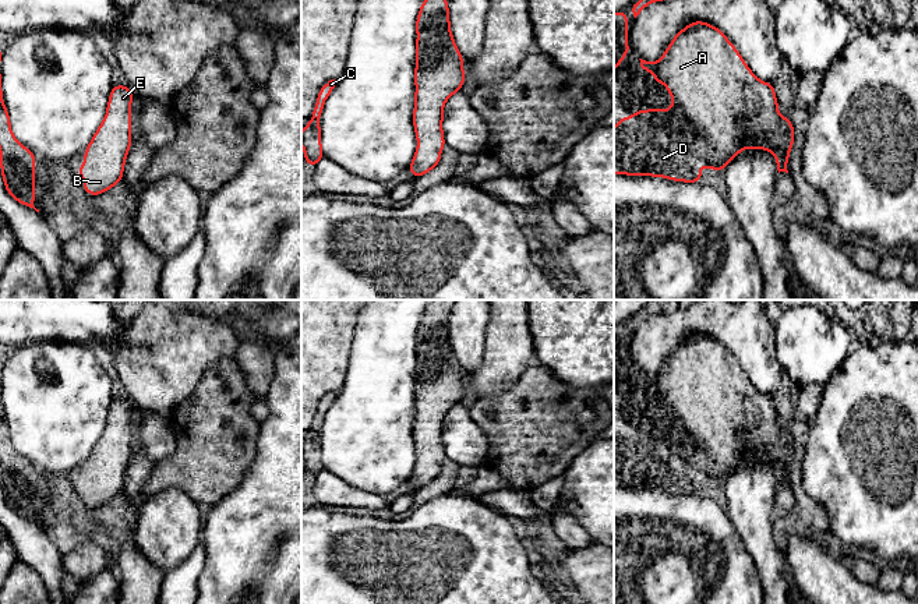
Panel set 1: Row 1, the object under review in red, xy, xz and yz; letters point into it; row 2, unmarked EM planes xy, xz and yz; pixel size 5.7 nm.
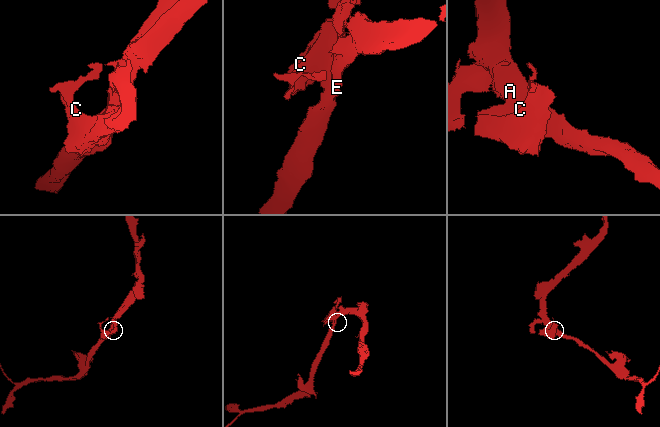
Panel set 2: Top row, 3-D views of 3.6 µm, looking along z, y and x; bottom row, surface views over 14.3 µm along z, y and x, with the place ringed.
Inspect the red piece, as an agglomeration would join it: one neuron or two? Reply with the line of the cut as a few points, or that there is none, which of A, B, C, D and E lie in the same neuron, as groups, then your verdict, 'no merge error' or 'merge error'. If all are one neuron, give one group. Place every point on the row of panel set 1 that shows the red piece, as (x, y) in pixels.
no cut; A B C D E; no merge error

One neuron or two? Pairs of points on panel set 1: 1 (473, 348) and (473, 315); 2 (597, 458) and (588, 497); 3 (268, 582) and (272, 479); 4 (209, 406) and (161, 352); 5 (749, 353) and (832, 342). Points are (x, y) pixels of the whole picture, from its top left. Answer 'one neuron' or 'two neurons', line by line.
1: one neuron
2: one neuron
3: one neuron
4: two neurons
5: two neurons

